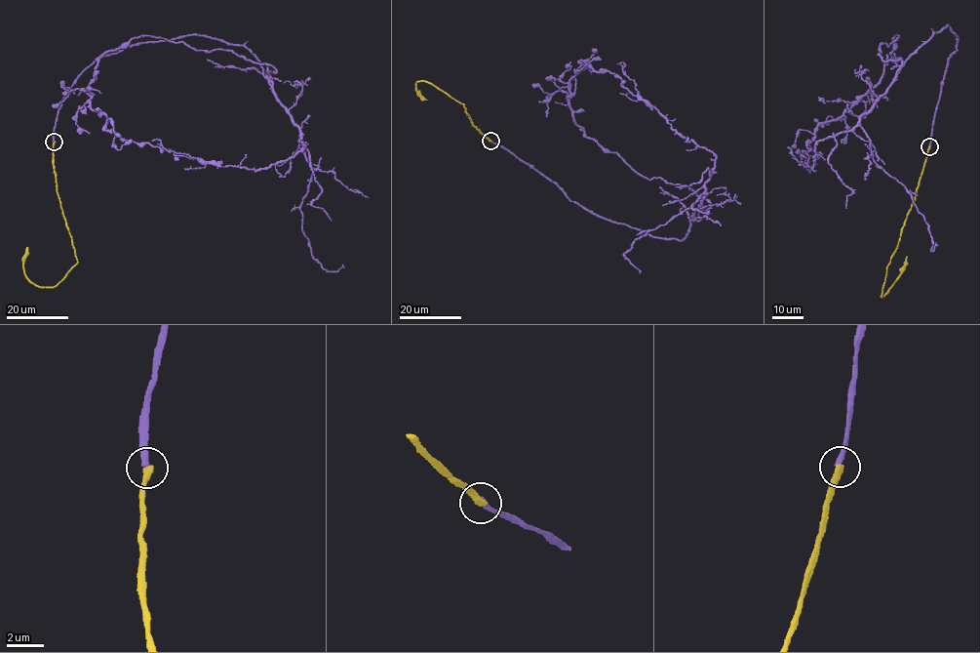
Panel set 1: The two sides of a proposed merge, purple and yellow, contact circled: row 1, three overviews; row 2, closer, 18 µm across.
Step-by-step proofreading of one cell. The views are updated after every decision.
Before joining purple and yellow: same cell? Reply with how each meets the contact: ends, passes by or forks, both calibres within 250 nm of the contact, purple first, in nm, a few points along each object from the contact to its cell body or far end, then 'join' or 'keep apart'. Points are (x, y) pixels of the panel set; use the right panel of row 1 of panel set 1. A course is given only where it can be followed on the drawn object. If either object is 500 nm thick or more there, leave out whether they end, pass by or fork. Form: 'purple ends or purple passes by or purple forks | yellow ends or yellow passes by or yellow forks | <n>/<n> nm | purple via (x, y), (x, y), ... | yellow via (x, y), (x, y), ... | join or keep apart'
purple ends | yellow ends | 300/360 nm | purple via (930, 145), (958, 43), (947, 24), (859, 123), (816, 142), (812, 167), (803, 150), (819, 155), (797, 149) | yellow via (930, 145), (916, 197), (886, 267), (882, 297), (900, 273), (906, 256) | keep apart

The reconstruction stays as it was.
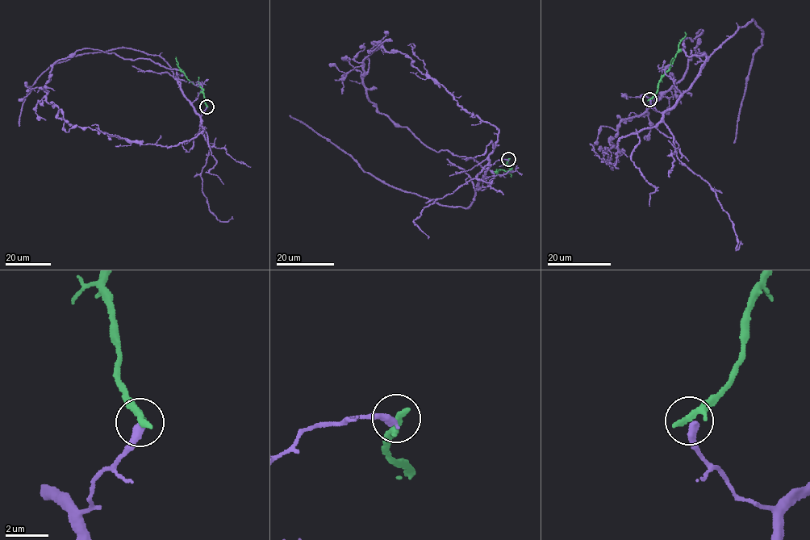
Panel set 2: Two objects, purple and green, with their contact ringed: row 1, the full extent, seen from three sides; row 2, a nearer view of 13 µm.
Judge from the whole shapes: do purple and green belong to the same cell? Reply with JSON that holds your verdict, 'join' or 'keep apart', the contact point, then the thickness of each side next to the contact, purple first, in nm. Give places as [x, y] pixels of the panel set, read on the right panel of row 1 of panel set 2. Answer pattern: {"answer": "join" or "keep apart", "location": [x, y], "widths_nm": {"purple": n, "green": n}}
{"answer": "keep apart", "location": [649, 99], "widths_nm": {"purple": 380, "green": 380}}

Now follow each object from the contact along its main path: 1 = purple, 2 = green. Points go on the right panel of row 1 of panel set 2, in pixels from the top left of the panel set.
1: (649, 100), (662, 119), (620, 138), (617, 160), (607, 165), (605, 148), (623, 120), (659, 94), (691, 96)
2: (649, 99), (657, 92), (658, 80), (670, 70), (685, 32)

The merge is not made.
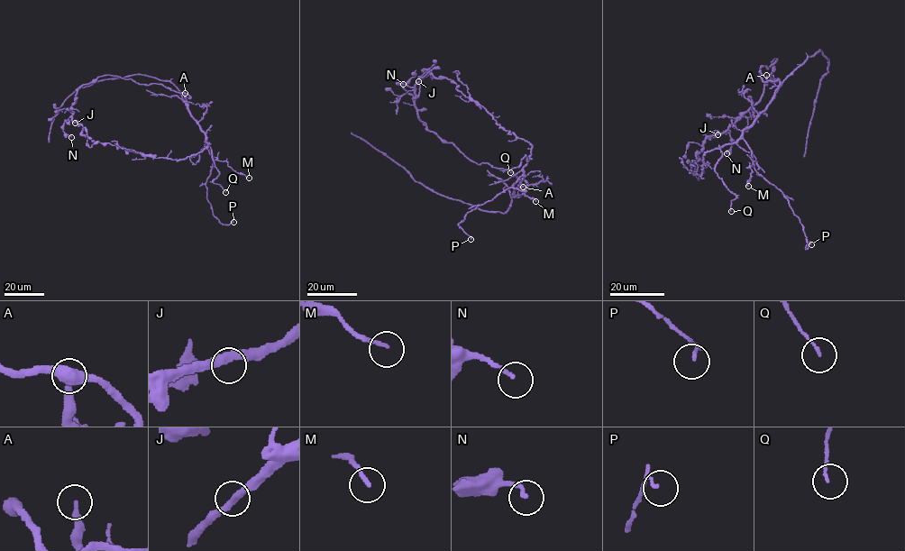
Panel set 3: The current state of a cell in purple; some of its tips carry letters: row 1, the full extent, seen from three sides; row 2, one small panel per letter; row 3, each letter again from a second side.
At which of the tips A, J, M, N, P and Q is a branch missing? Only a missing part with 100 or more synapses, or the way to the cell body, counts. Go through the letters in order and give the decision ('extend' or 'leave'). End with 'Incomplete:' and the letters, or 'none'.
A: leave
J: leave
M: leave
N: leave
P: leave
Q: leave
Incomplete: none

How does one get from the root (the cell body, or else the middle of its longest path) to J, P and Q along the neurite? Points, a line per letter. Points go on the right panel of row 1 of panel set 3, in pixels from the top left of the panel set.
J: (765, 108), (779, 81), (763, 81), (760, 68), (768, 68), (775, 59), (762, 98), (717, 134)
P: (765, 108), (743, 131), (743, 139), (756, 172), (781, 192), (799, 218), (806, 249), (811, 244)
Q: (765, 108), (742, 136), (720, 148), (722, 157), (715, 172), (735, 196), (730, 200), (731, 211)

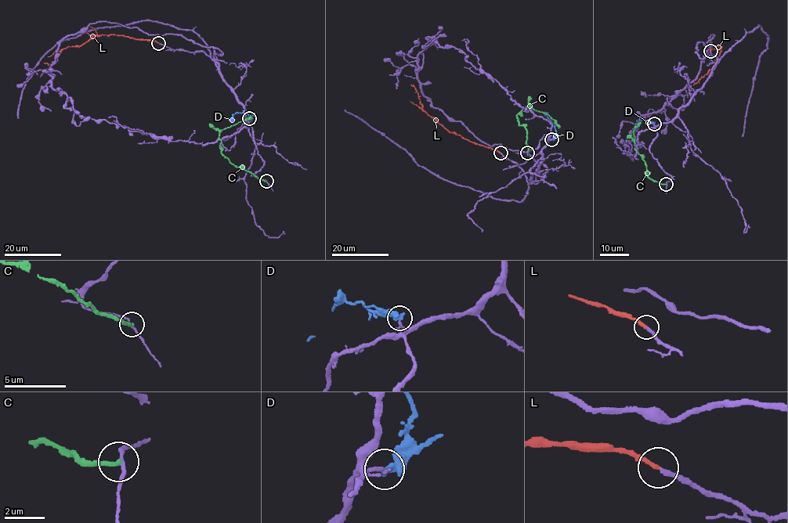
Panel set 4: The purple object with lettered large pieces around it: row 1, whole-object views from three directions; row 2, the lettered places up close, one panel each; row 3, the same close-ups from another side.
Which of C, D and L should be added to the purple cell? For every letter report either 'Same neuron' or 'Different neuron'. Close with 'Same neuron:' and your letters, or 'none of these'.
C: Different neuron
D: Different neuron
L: Same neuron
Same neuron: L

